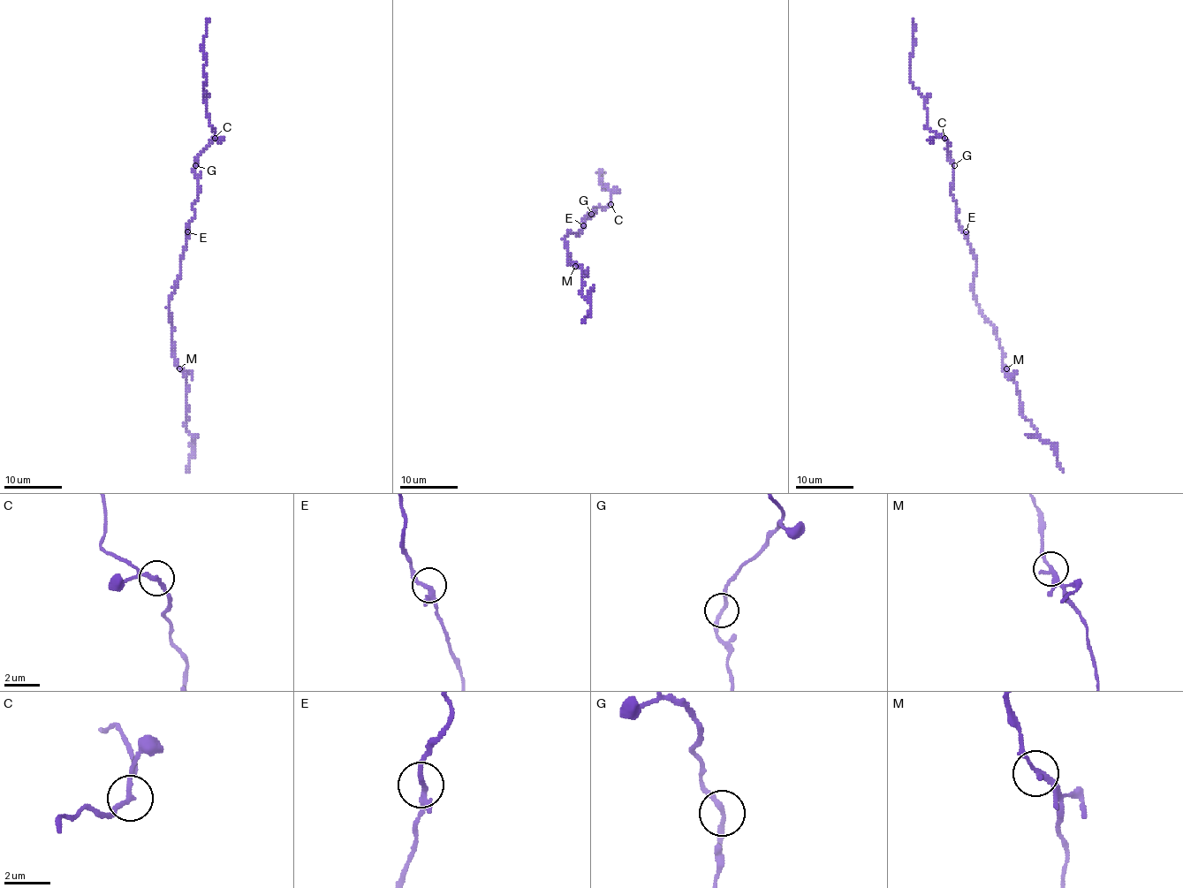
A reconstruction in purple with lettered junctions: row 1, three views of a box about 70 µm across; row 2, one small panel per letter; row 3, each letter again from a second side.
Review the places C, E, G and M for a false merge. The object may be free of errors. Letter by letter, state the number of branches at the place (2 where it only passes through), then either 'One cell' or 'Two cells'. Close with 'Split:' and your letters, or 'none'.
C: Branches: 3. One cell
E: Branches: 3. One cell
G: Branches: 2. One cell
M: Branches: 2. One cell
Split: none

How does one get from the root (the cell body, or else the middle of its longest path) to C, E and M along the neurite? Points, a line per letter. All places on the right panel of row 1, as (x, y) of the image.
C: (971, 247), (957, 218), (957, 203), (951, 194), (954, 163), (948, 156), (948, 142), (944, 138)
E: (971, 247), (966, 231)
M: (971, 247), (977, 265), (973, 292), (980, 313), (994, 330), (1006, 368)

